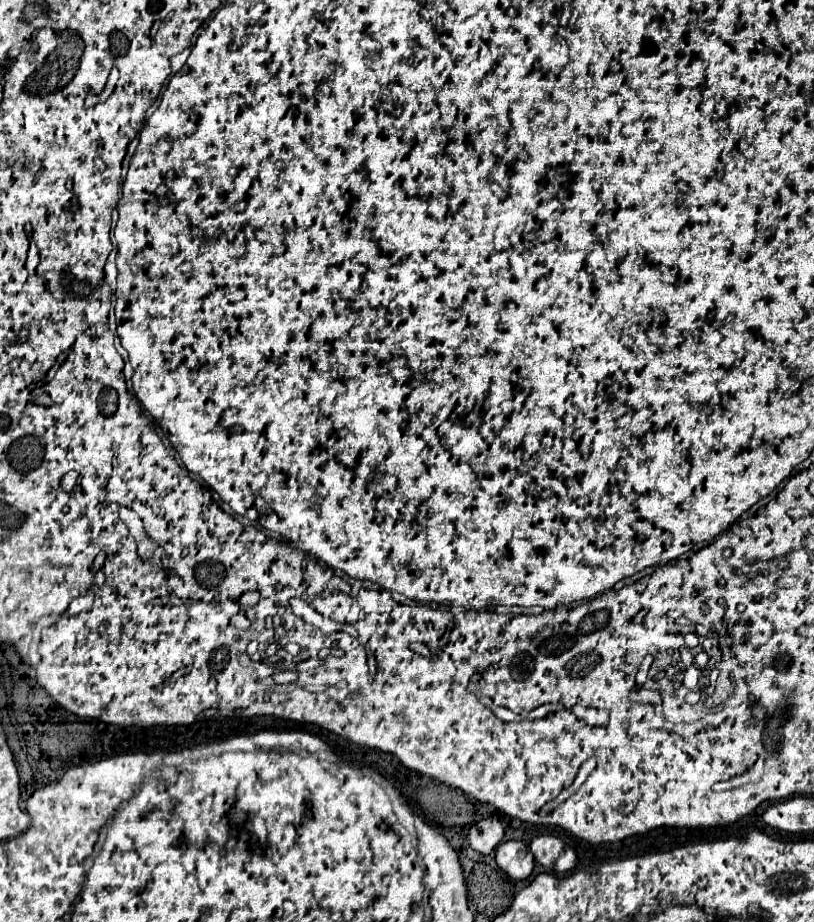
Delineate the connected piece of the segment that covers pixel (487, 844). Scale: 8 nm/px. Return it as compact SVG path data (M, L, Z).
M488 817L488 819L482 819L470 827L468 843L474 851L488 855L498 847L502 837L504 837L502 823L496 817Z

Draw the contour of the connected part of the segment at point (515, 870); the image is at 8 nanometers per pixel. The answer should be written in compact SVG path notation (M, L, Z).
M506 841L496 849L498 867L514 881L528 879L534 869L534 857L522 841Z

